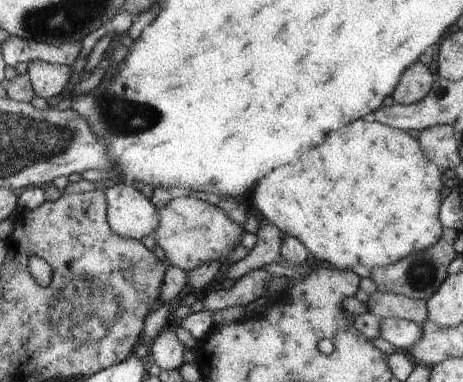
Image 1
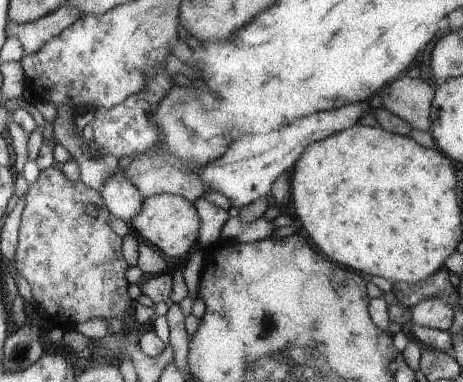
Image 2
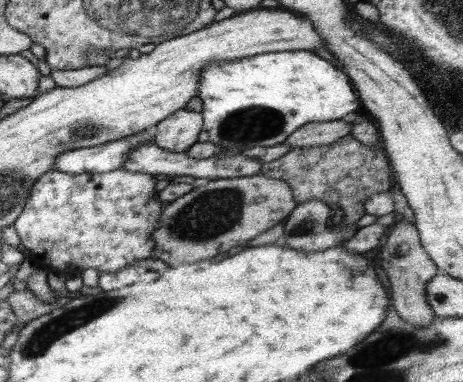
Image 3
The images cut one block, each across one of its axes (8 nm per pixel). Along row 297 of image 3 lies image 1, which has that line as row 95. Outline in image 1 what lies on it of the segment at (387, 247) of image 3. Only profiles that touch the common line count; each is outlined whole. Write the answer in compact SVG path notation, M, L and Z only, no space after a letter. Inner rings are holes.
M411 64L399 78L395 90L391 92L391 98L395 104L401 104L401 106L411 106L411 104L417 104L421 102L431 86L437 82L437 78L429 72L427 66L423 64Z

